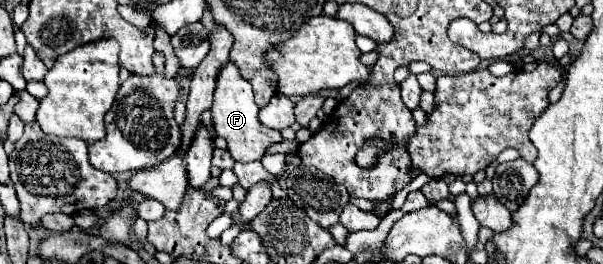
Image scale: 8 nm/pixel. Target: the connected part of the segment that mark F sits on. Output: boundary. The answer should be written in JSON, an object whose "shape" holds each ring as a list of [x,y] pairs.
{"shape":[[[227,61],[217,75],[217,87],[215,87],[213,105],[211,105],[211,117],[213,117],[213,125],[215,125],[217,135],[227,141],[231,157],[239,163],[257,161],[265,155],[265,149],[269,145],[283,141],[279,131],[267,129],[265,125],[261,125],[257,111],[259,111],[259,107],[253,101],[251,83],[241,77],[241,71],[233,61]]]}

